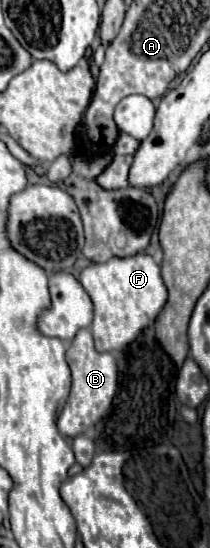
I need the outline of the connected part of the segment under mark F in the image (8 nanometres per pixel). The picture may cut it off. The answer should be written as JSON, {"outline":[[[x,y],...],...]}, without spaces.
{"outline":[[[135,254],[131,258],[111,258],[105,264],[89,264],[79,282],[87,290],[95,306],[95,318],[91,324],[95,348],[99,352],[121,352],[141,332],[151,326],[167,304],[167,288],[161,280],[159,266],[149,254]]]}

